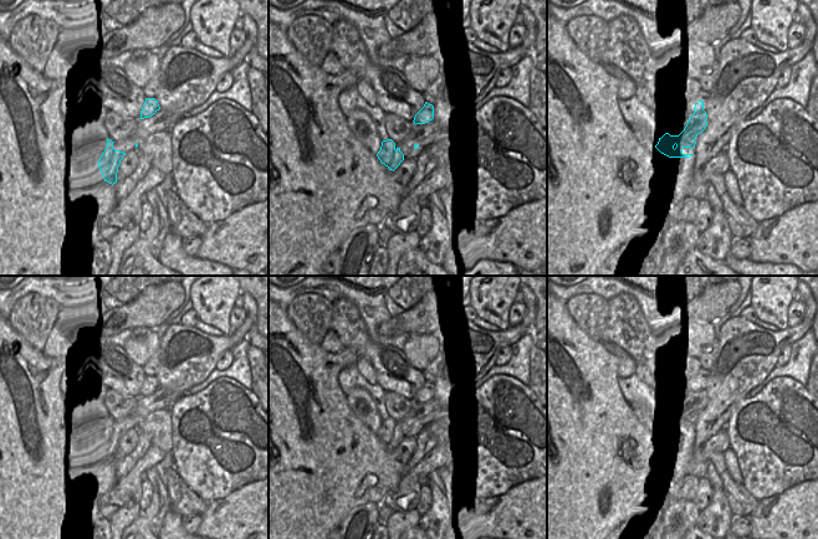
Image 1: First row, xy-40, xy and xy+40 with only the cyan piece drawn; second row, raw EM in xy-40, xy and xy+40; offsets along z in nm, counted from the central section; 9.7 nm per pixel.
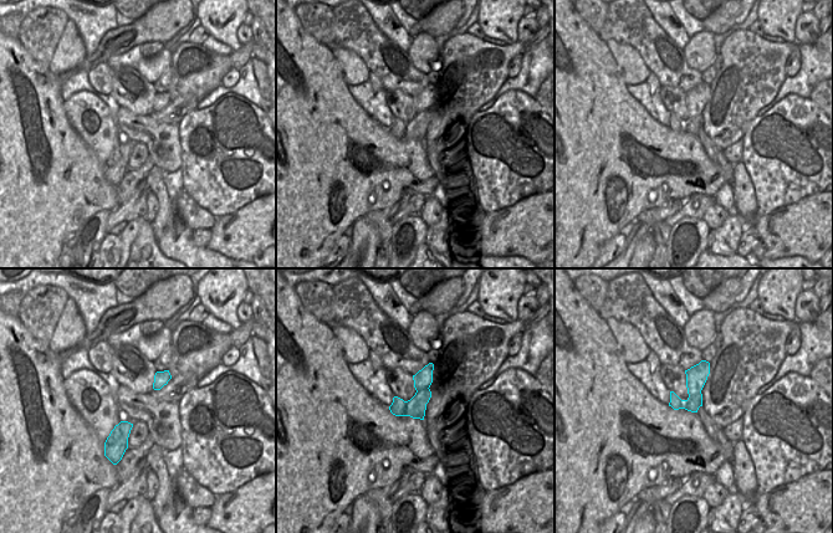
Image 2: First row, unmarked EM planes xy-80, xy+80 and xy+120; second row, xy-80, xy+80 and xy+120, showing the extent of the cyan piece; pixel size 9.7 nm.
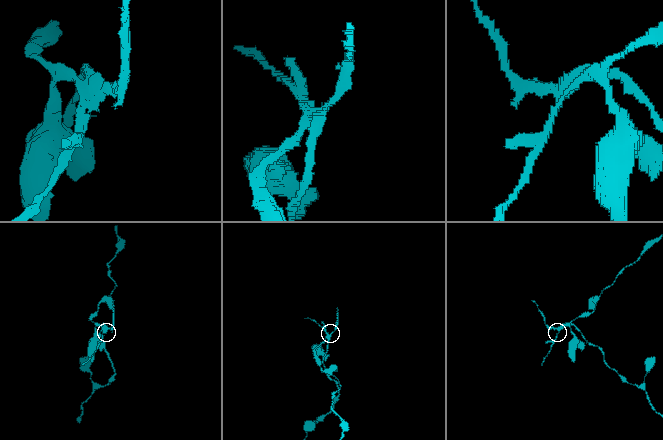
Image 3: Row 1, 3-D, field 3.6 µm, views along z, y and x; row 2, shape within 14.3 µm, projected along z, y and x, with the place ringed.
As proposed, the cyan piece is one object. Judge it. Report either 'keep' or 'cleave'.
cleave

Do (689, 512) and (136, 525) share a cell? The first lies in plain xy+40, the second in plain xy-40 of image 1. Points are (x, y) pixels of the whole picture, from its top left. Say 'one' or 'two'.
two

